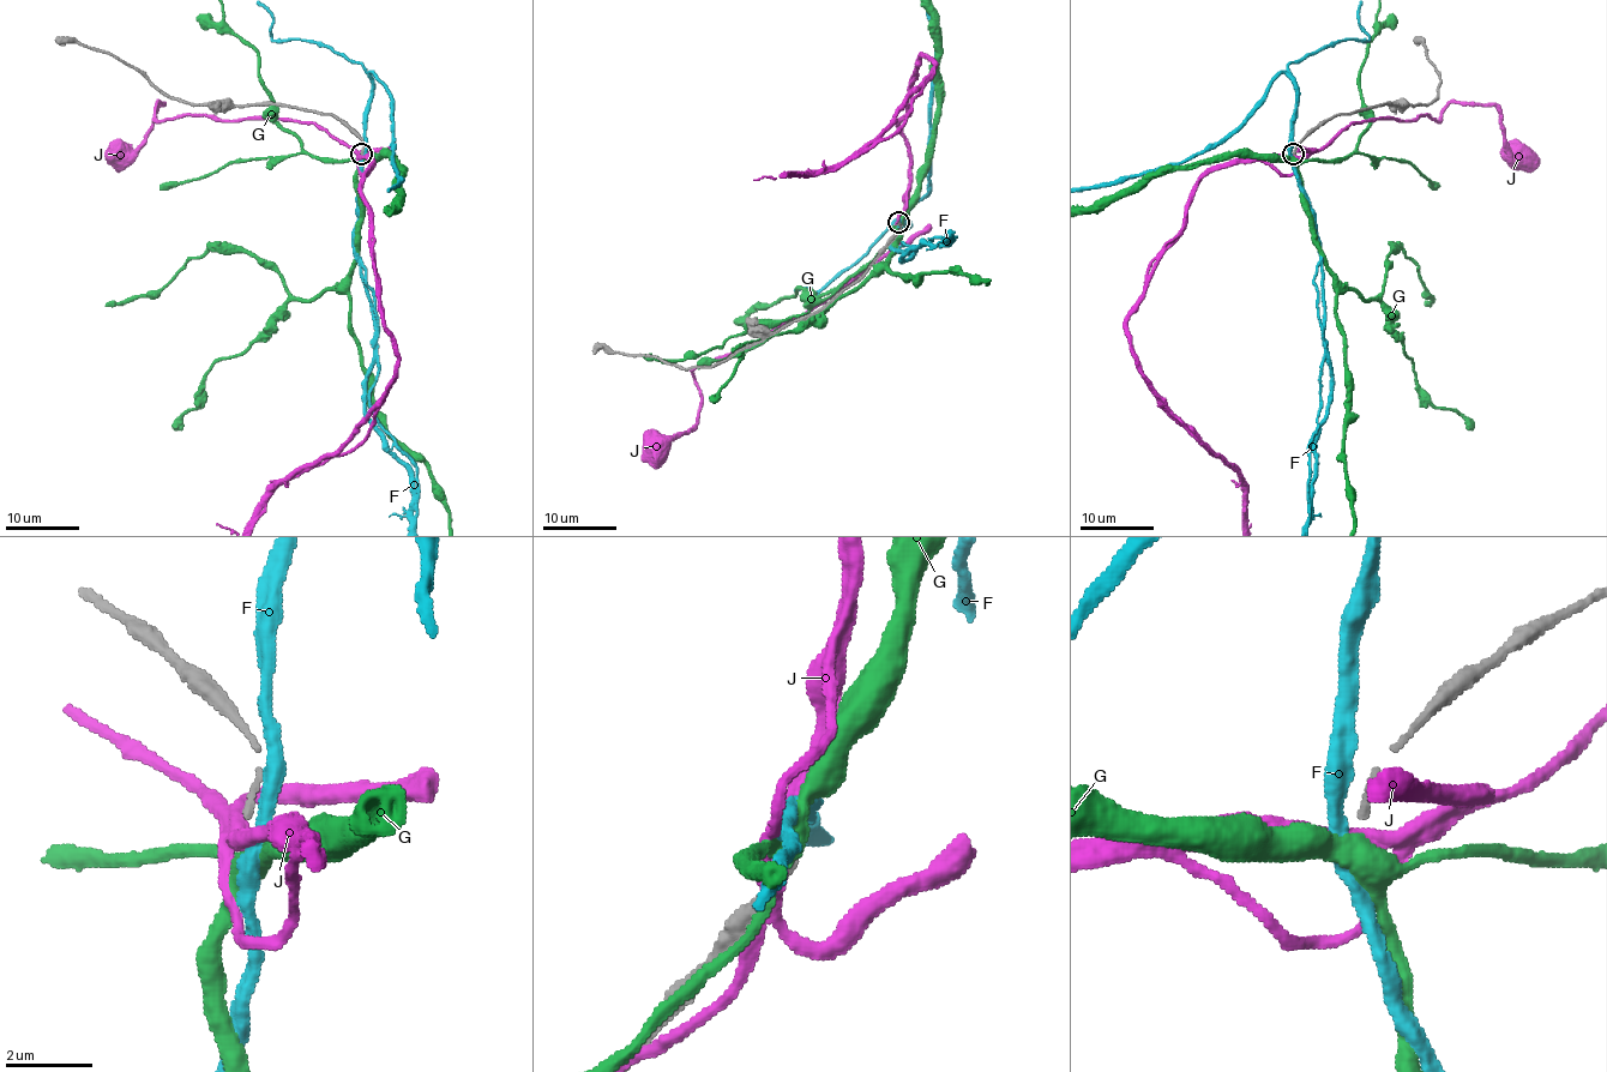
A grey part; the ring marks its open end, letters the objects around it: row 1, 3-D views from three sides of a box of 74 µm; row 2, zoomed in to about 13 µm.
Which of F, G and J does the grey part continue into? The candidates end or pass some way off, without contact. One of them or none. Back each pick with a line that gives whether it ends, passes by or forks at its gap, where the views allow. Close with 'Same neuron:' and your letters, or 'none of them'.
G: it passes by
Same neuron: G

